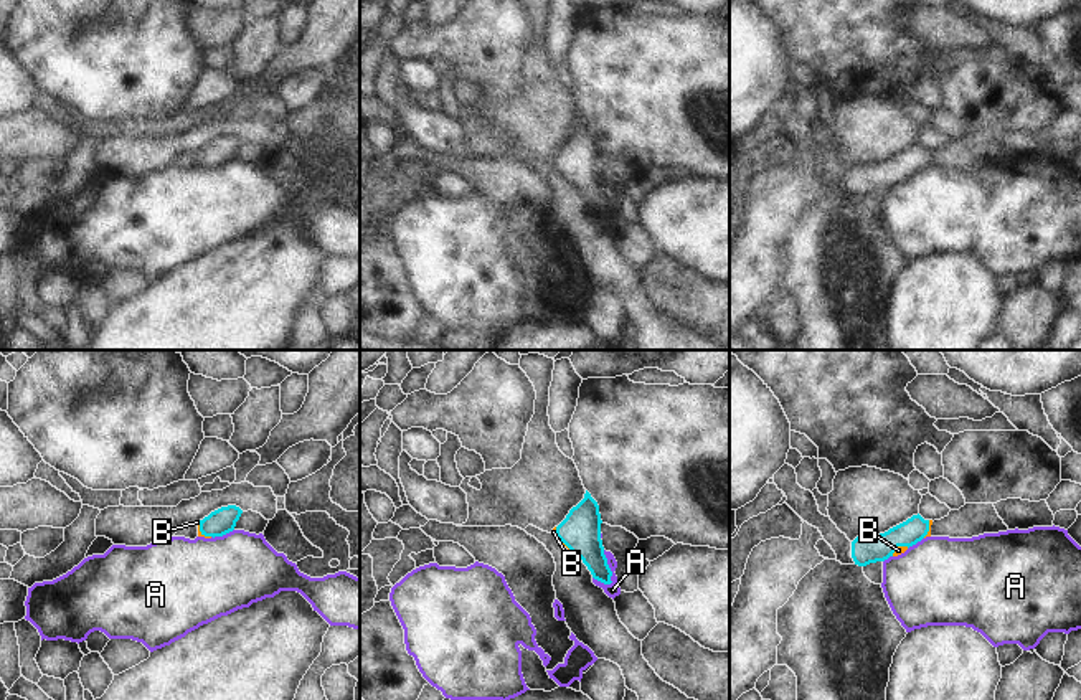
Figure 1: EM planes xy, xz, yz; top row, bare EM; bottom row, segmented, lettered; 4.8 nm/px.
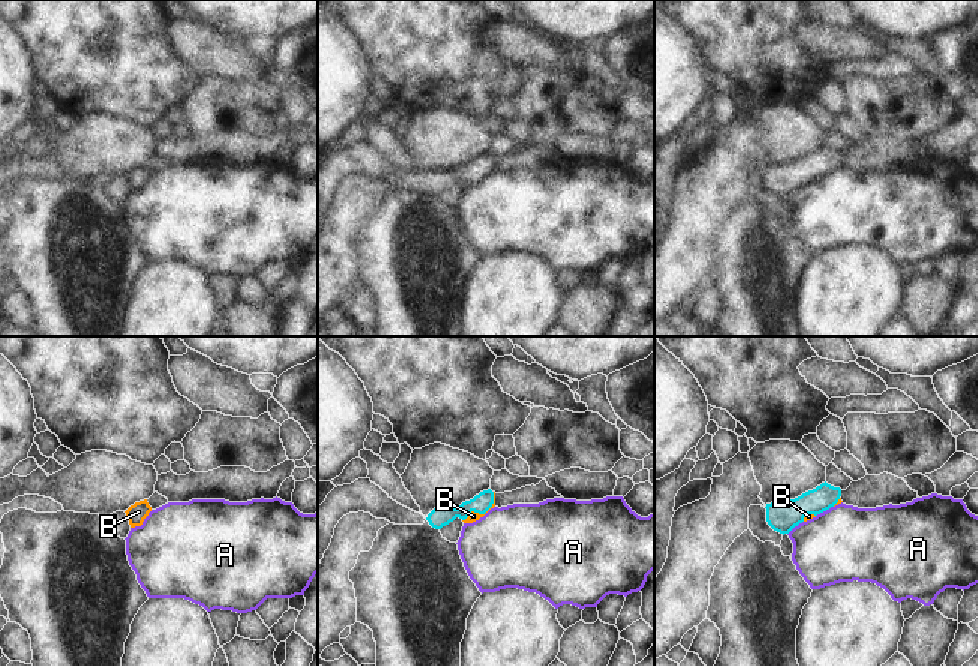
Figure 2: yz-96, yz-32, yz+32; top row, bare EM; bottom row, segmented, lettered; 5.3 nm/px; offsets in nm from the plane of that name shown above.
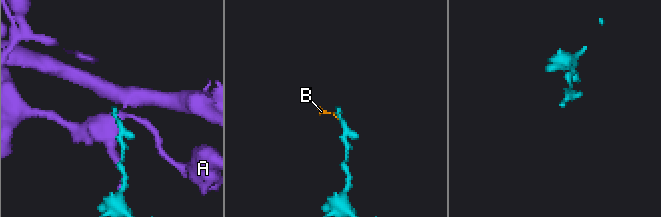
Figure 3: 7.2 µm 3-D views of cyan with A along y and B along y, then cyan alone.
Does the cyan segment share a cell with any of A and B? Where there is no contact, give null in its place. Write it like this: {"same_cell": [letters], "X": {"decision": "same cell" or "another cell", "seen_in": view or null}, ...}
{"same_cell": ["B"], "A": {"decision": "another cell", "seen_in": "xz"}, "B": {"decision": "same cell", "seen_in": "xz"}}

